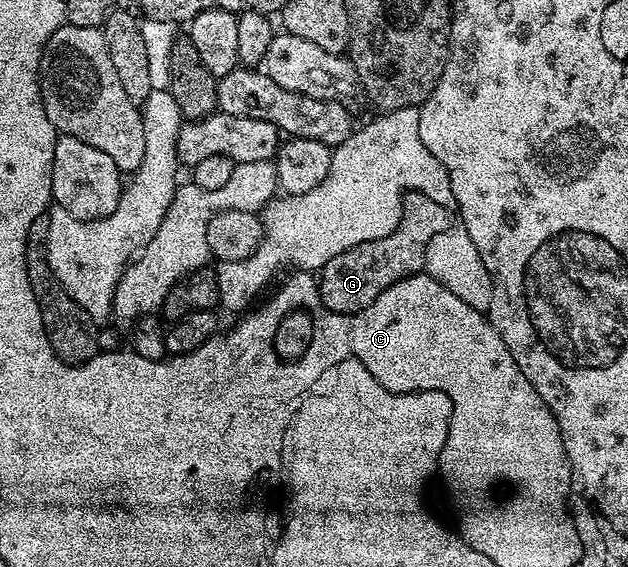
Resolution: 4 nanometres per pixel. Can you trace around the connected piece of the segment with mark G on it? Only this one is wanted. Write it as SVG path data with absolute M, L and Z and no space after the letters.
M410 205L403 210L401 223L395 232L379 236L379 240L367 240L355 248L347 248L347 252L339 252L335 260L327 260L327 264L319 271L319 289L321 305L330 315L357 314L368 308L376 298L383 296L387 288L424 271L427 244L431 244L439 232L449 229L451 225L445 206L424 205Z

